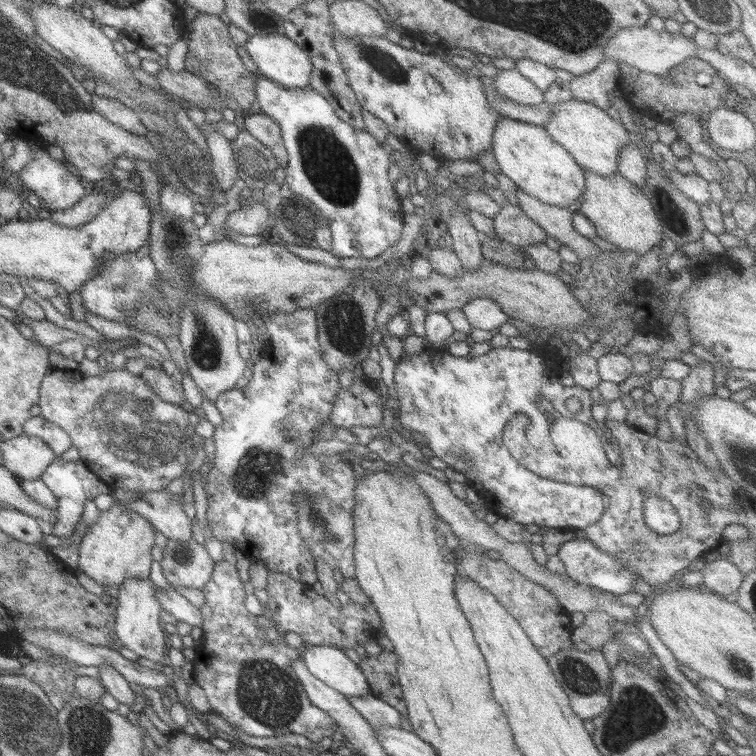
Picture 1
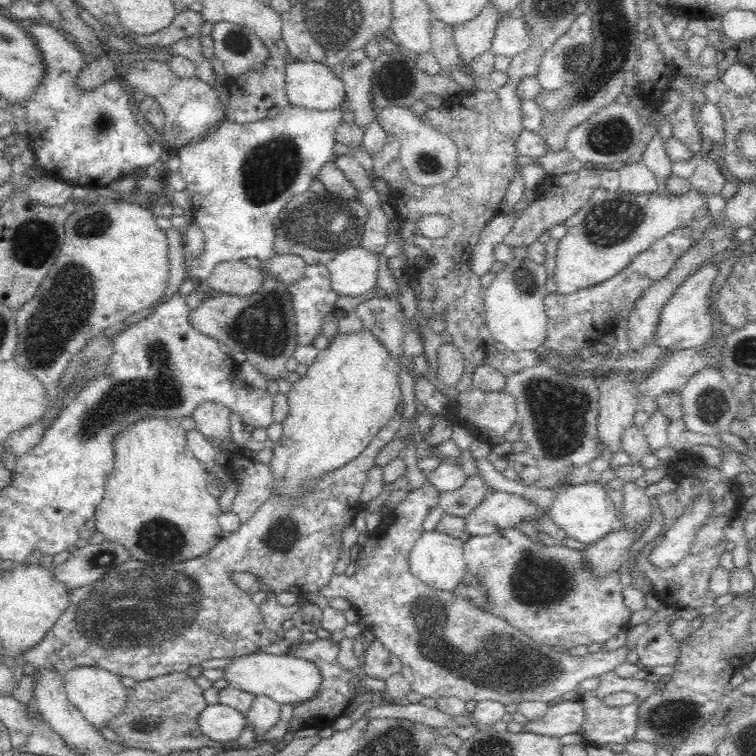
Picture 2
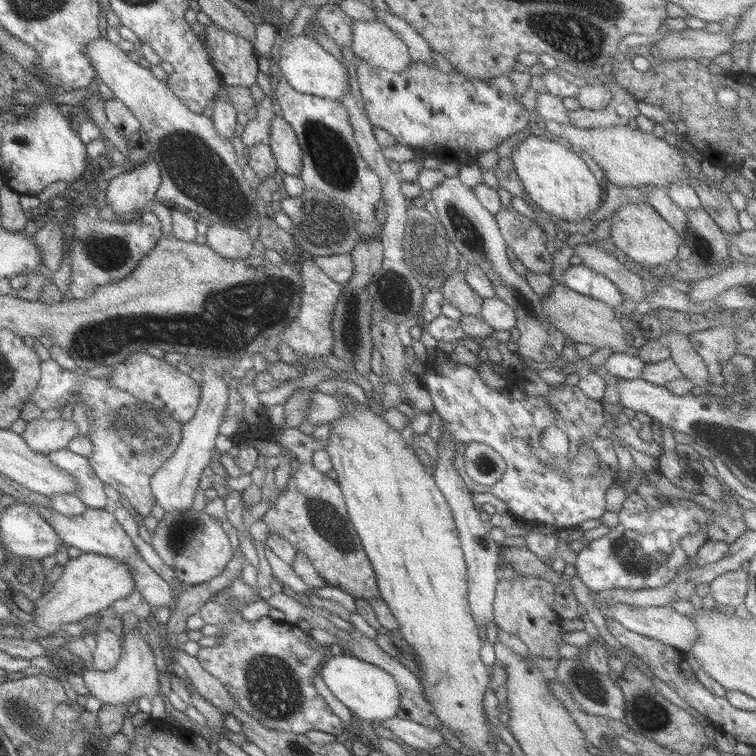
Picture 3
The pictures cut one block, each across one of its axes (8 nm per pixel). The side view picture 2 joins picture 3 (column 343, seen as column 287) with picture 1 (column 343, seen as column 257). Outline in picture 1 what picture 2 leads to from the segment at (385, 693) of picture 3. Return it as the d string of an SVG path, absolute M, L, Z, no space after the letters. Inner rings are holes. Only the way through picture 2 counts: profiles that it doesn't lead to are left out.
M304 645L300 659L311 676L325 683L345 698L365 697L371 694L367 678L359 666L342 650L332 646Z

